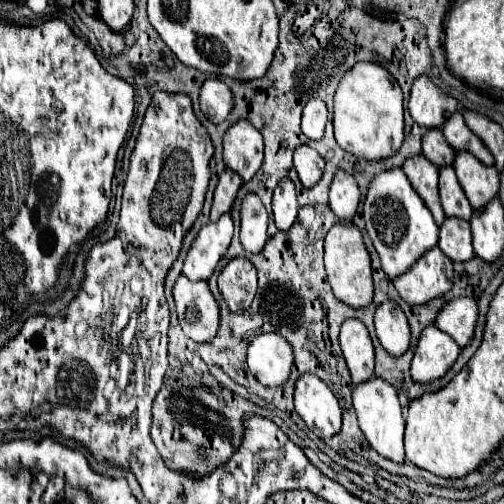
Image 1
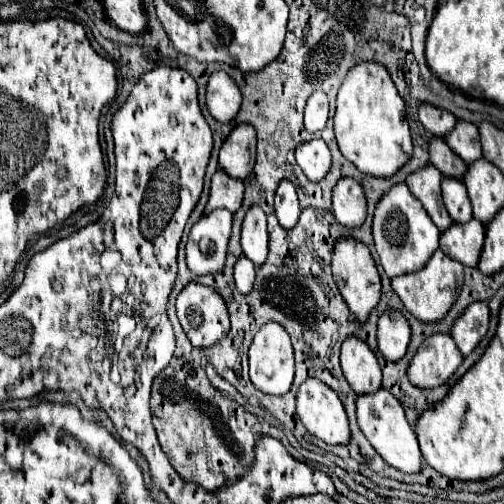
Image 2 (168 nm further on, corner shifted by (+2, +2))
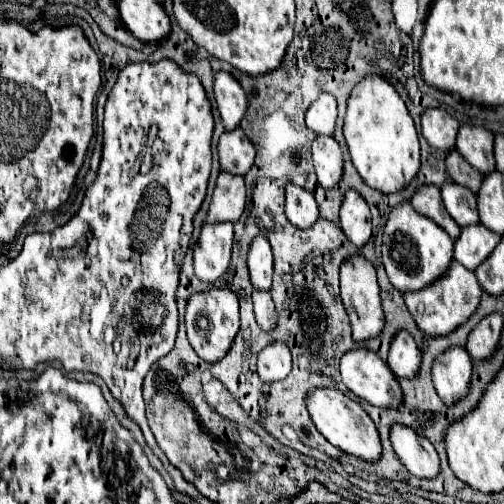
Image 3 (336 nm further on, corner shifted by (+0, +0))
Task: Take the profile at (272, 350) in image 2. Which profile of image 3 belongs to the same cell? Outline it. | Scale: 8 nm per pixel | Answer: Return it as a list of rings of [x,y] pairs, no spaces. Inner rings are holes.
[[[275,341],[267,345],[257,359],[257,373],[263,381],[281,381],[291,371],[291,351],[285,343]]]

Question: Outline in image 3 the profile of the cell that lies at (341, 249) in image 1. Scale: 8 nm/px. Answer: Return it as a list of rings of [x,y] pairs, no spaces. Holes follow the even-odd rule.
[[[355,255],[353,259],[349,259],[341,265],[341,299],[347,309],[355,341],[367,341],[381,333],[381,329],[385,325],[385,315],[383,315],[383,307],[381,307],[375,267],[361,255]]]

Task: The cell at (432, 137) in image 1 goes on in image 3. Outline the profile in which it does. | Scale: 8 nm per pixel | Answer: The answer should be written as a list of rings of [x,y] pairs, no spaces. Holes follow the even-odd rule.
[[[453,149],[453,151],[447,155],[445,163],[447,163],[447,173],[449,173],[449,177],[451,177],[455,183],[471,189],[473,193],[477,193],[477,189],[481,189],[481,181],[483,181],[485,175],[481,175],[477,169],[473,169],[473,165],[469,165],[469,163],[459,155],[457,149]]]

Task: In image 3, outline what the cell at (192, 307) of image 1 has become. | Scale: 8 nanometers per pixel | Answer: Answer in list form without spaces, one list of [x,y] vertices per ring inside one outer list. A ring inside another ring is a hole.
[[[215,287],[203,293],[197,293],[189,299],[187,313],[185,313],[185,325],[187,325],[187,337],[193,345],[195,353],[207,361],[215,363],[227,355],[231,349],[235,335],[239,331],[239,299],[237,295],[227,287]]]

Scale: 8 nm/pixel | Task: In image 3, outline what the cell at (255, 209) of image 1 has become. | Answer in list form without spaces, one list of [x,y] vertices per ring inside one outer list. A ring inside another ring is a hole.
[[[259,235],[253,239],[249,247],[249,257],[247,257],[249,273],[251,273],[251,283],[255,289],[269,291],[271,287],[271,277],[273,277],[273,253],[269,241]]]

